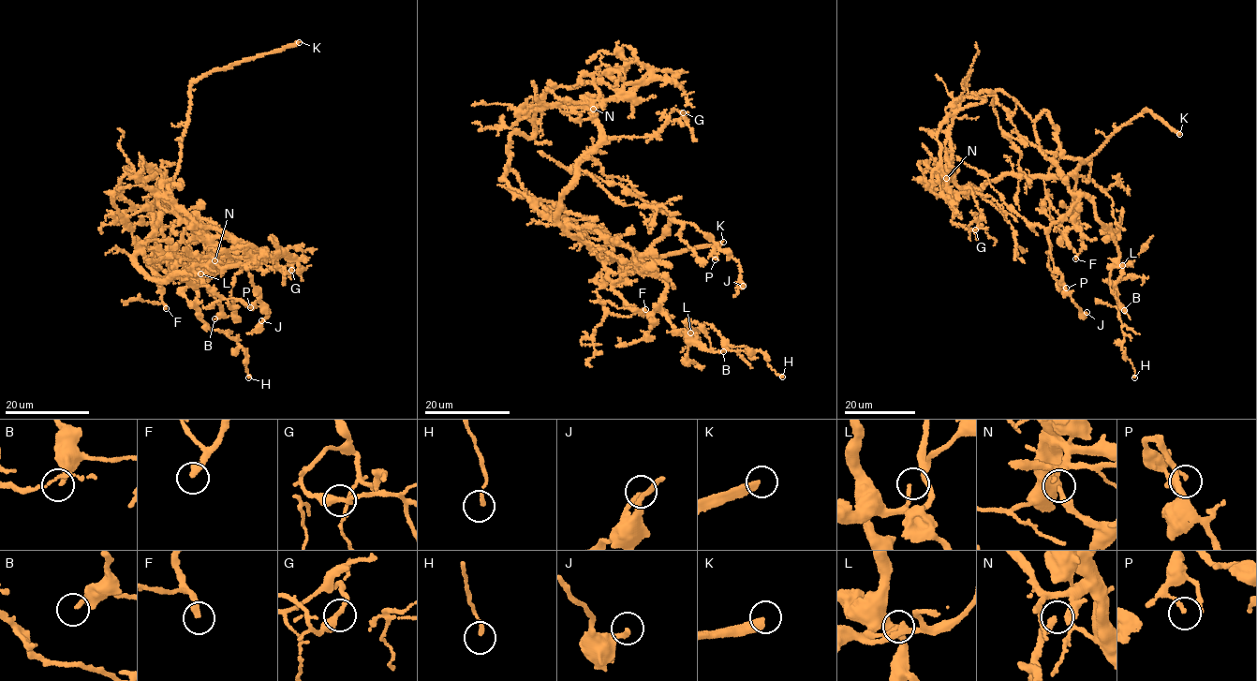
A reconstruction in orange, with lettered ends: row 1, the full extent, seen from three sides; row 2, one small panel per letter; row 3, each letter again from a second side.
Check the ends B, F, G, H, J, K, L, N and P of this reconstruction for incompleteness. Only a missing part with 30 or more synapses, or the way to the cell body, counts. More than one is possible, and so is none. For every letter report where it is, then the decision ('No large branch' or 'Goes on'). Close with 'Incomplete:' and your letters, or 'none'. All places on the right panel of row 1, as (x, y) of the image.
B: Place: (1124, 310). No large branch
F: Place: (1075, 259). Goes on
G: Place: (975, 229). No large branch
H: Place: (1134, 377). No large branch
J: Place: (1086, 312). No large branch
K: Place: (1179, 134). Goes on
L: Place: (1122, 265). No large branch
N: Place: (946, 178). No large branch
P: Place: (1066, 288). No large branch
Incomplete: F, K

